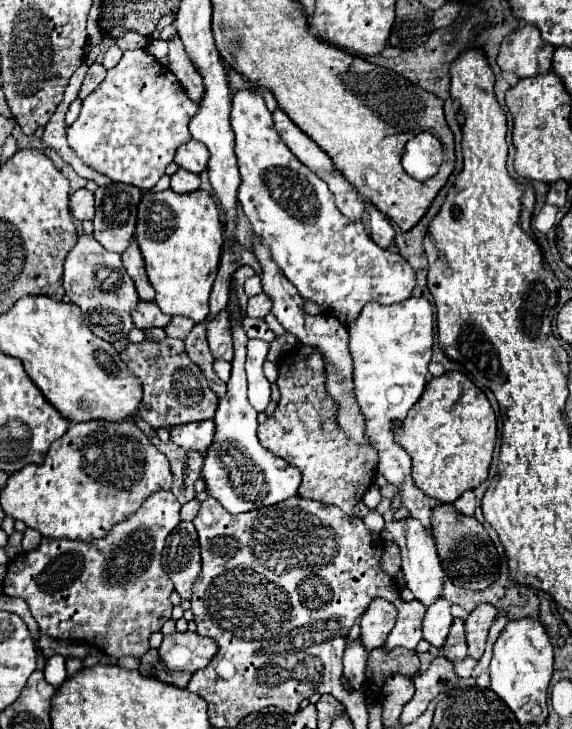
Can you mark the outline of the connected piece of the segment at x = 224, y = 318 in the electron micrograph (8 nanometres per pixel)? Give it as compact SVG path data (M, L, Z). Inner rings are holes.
M220 310L206 326L206 336L210 344L210 352L214 358L232 360L232 332L230 332L230 316L228 310Z

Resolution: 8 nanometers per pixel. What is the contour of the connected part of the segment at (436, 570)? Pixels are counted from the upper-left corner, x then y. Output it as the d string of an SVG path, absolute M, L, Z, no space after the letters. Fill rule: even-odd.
M408 518L408 520L393 520L385 523L382 532L382 538L387 541L393 541L400 546L400 554L402 554L402 572L406 574L408 580L408 588L412 590L414 598L420 600L426 608L430 604L434 604L444 590L444 574L436 556L436 544L432 534L416 520L416 518Z

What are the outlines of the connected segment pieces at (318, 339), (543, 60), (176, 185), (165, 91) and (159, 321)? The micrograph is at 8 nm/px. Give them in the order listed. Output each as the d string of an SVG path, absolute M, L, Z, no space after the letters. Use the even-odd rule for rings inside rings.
M252 234L252 252L256 256L256 260L262 266L262 288L264 294L272 300L272 314L278 318L278 322L292 334L296 334L300 338L302 344L312 346L316 350L322 350L324 358L326 358L326 376L328 376L328 384L326 390L328 394L332 394L332 398L338 402L338 424L342 426L342 430L346 430L346 434L354 440L354 442L366 442L364 436L364 422L362 422L362 414L354 402L354 382L352 382L352 366L350 366L350 352L348 352L348 334L346 334L346 326L330 316L330 314L322 314L322 316L310 316L304 312L304 300L300 298L298 290L284 278L282 270L274 264L270 250L266 248L266 244Z
M524 24L520 28L516 28L512 34L508 34L502 44L500 44L500 54L498 54L498 66L502 70L514 72L518 78L530 78L530 76L538 76L550 70L552 66L552 56L554 56L554 46L544 42L540 38L540 30L534 24Z
M178 168L178 172L172 176L172 184L170 188L178 194L188 194L200 188L200 176L194 172L188 172L184 168Z
M128 50L124 52L122 60L108 70L102 84L82 102L78 120L68 128L68 146L84 160L84 164L102 172L110 180L132 184L140 190L150 190L164 176L164 170L172 162L176 148L192 140L188 122L196 112L198 104L186 98L180 82L166 66L148 56L144 50Z
M142 300L132 310L132 320L140 330L146 330L150 326L164 328L166 322L170 322L170 318L166 314L162 314L162 310L158 308L156 302L142 302Z

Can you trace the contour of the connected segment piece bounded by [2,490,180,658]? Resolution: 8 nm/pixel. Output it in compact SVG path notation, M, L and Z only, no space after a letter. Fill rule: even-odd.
M154 492L146 502L128 516L124 522L118 522L108 536L94 542L78 540L54 540L42 538L38 548L32 552L22 552L8 562L8 574L2 582L2 592L6 596L18 594L26 600L34 620L42 634L52 638L78 638L86 640L92 646L98 646L108 656L136 656L140 658L150 650L150 634L160 632L162 624L170 620L172 614L172 582L162 568L162 548L168 534L180 522L180 504L172 492Z

